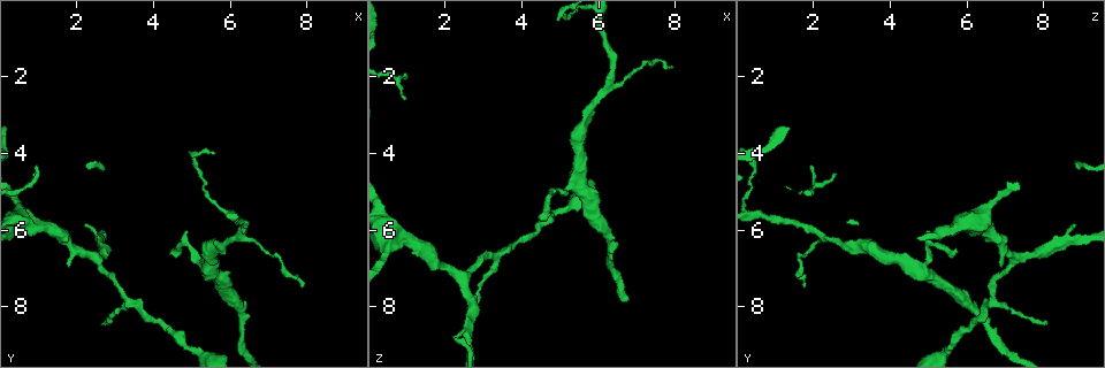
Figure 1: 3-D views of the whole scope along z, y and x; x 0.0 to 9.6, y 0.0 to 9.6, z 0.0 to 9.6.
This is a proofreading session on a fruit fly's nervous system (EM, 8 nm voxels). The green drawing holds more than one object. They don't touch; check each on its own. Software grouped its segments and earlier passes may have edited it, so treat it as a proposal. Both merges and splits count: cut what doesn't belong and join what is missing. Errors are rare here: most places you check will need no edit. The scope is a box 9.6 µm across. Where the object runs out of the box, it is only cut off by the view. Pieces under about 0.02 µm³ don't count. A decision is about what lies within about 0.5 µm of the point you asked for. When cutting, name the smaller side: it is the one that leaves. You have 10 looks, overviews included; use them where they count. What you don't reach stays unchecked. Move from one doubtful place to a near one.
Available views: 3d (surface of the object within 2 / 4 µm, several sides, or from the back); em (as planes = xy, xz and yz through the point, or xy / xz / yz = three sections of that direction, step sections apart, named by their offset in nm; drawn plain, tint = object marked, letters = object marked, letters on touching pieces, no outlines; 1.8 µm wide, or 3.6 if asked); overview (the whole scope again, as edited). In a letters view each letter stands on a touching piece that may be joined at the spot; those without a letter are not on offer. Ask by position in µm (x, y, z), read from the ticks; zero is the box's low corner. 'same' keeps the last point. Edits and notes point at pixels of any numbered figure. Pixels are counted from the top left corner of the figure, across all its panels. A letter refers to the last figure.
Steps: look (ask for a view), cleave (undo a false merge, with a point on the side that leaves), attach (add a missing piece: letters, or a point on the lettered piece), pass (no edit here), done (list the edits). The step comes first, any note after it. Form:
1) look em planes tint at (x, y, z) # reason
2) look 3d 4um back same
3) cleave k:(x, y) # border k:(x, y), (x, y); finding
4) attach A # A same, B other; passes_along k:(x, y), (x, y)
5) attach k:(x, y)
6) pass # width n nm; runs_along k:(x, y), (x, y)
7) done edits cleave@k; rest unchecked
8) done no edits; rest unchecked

look em yz step 8 plain at (4.45, 6.55, 5.80) # free end

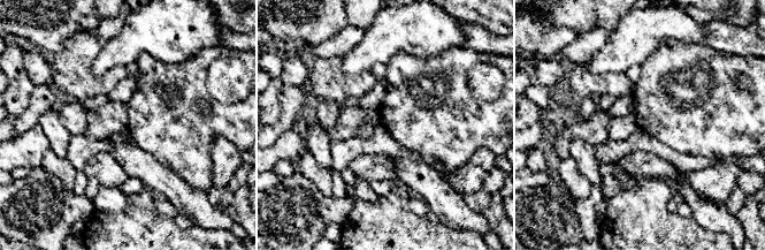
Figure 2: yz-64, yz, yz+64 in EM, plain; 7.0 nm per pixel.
look em yz step 8 letters same

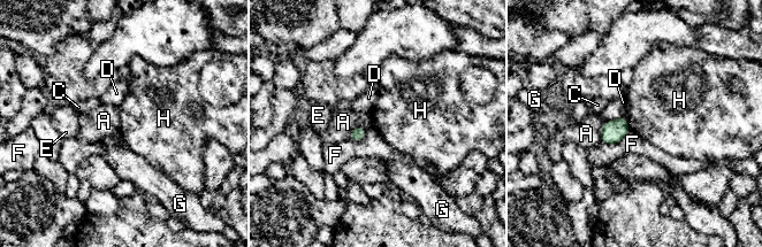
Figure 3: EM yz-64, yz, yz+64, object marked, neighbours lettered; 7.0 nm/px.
pass # A other, C other, D other, E other, F other, G other, H other; border 3:(625, 115), (626, 123), (631, 129); none of them fits

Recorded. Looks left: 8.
look em 3.6um planes letters at (0.75, 5.95, 6.25) # three-way junction

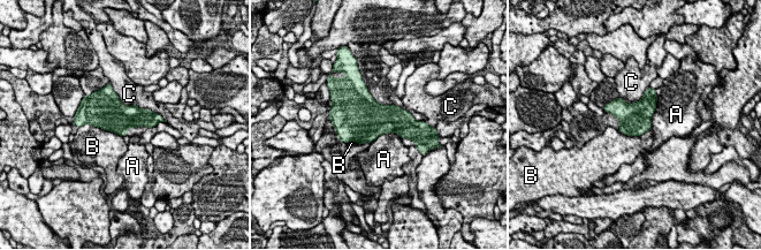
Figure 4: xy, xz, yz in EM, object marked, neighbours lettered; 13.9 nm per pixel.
pass # longest_contact C 850 nm; A other, B other, C other; continuous, no second neuron

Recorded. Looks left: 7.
look em planes letters at (2.65, 8.55, 8.05) # thin end

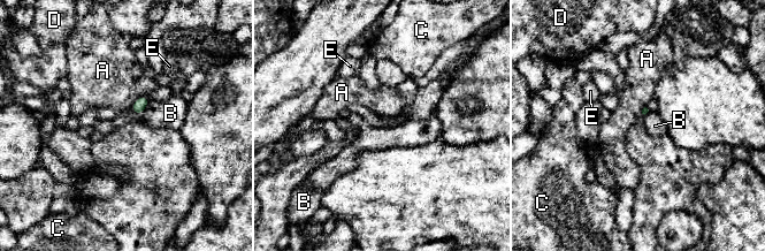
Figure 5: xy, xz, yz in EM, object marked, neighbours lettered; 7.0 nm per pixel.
pass # A other, B other, C other, D other, E other; border 5:(150, 100), (145, 109), (138, 115); none of them fits

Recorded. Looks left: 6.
look em planes letters at (4.95, 9.05, 5.50) # sudden change in width

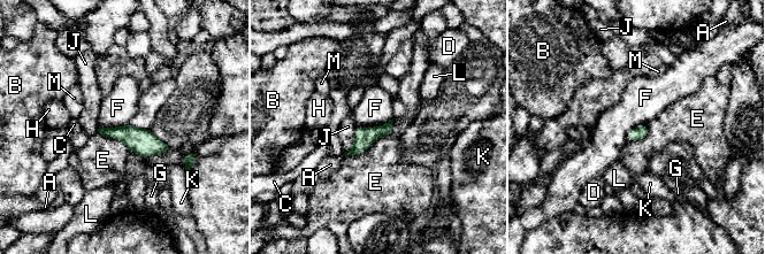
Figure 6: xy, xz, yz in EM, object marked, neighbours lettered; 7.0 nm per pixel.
pass # width 100 nm; longest_contact E 440 nm; A other, B other, C other, D other, E other, F other, G other, H other, J other, K other, L other, M other; all the same neuron

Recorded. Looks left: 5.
done no edits; rest unchecked

